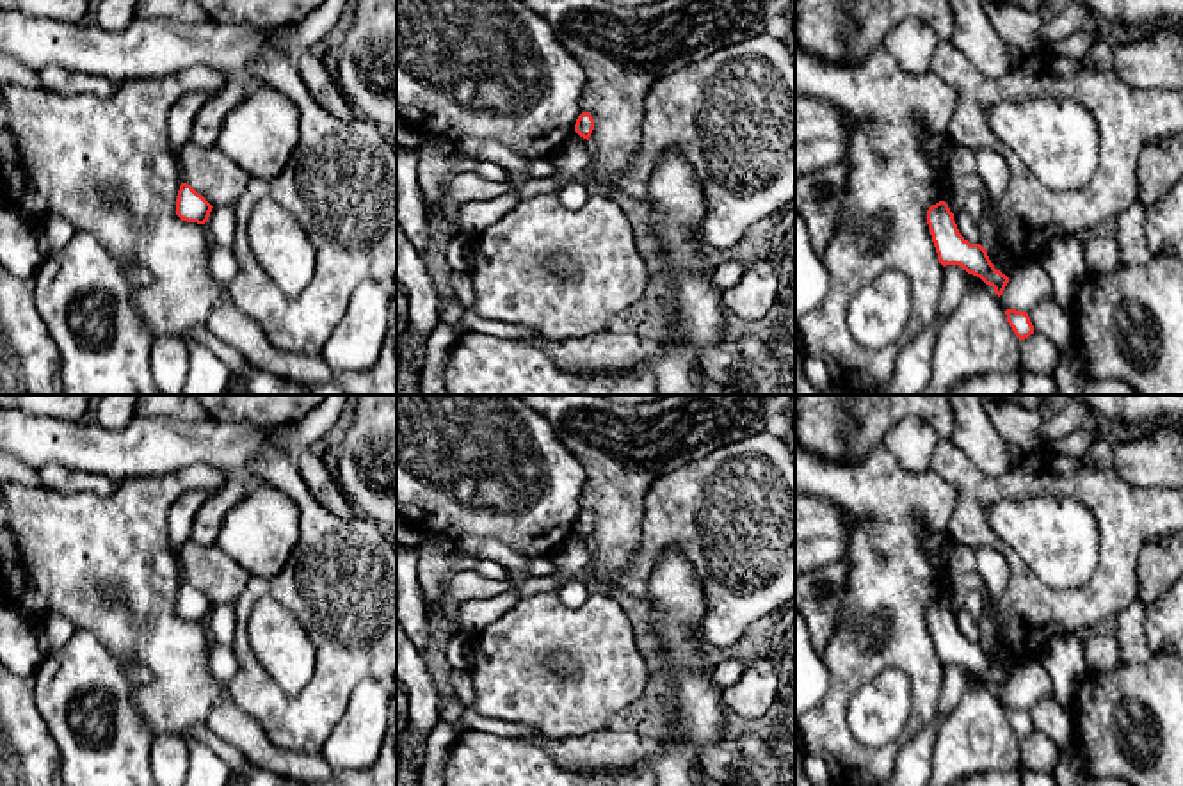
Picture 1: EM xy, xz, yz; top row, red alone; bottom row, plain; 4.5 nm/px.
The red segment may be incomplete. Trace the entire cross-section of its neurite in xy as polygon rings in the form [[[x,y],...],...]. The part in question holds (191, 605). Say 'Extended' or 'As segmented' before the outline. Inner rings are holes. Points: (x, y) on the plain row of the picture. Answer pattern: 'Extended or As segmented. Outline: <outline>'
As segmented. Outline: [[[181,581],[176,598],[176,614],[187,621],[205,622],[210,615],[212,603],[190,583]]]

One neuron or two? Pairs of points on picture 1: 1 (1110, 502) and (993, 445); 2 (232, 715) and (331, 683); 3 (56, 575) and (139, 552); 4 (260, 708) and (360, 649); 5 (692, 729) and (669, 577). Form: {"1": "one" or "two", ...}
{"1": "two", "2": "two", "3": "one", "4": "one", "5": "one"}

